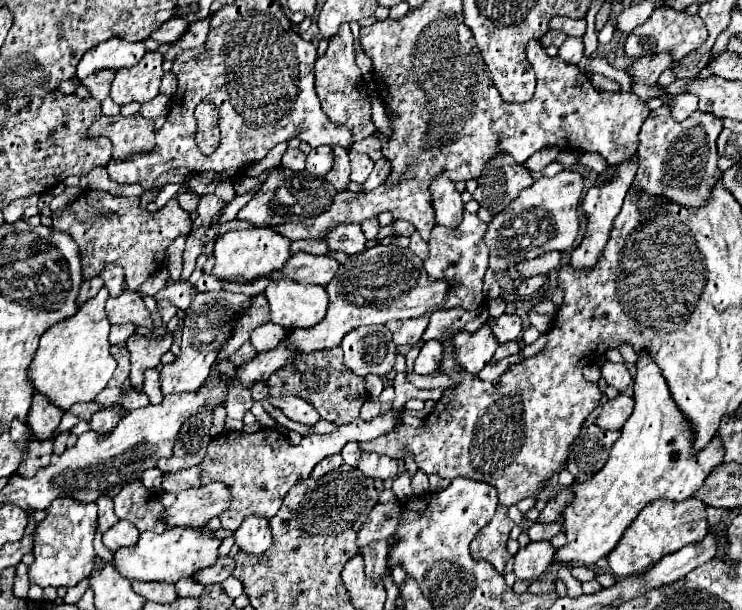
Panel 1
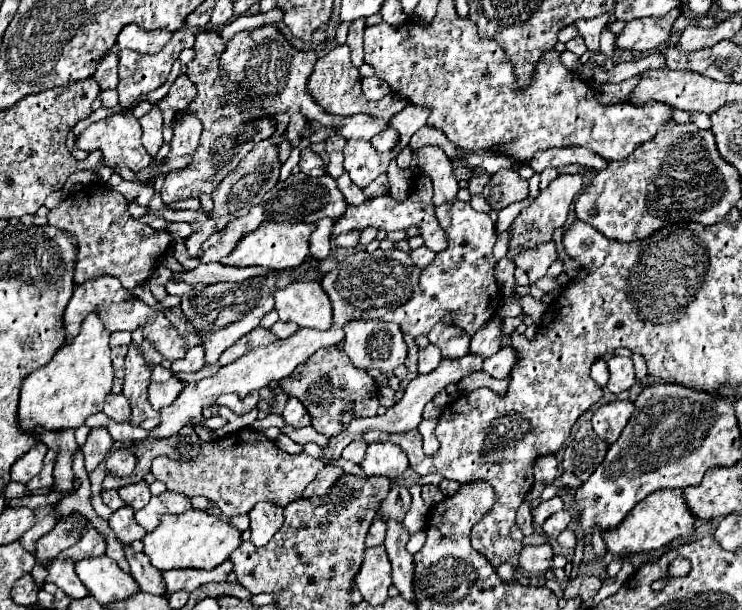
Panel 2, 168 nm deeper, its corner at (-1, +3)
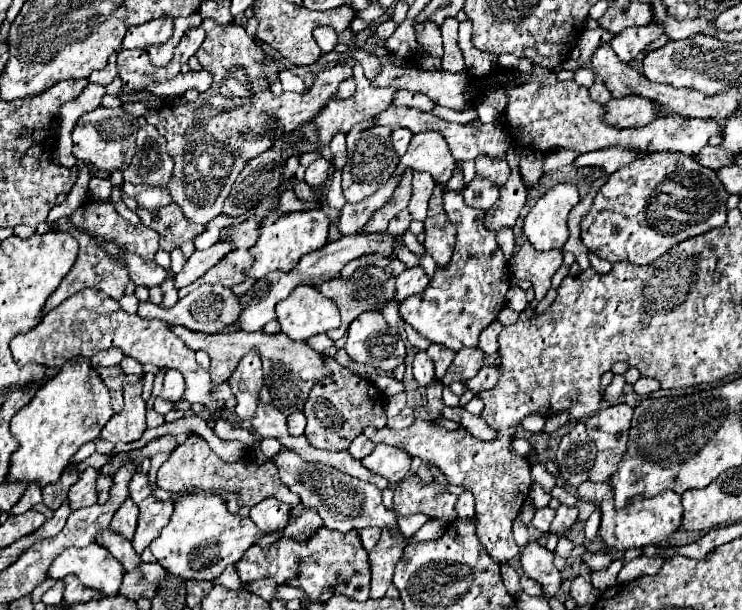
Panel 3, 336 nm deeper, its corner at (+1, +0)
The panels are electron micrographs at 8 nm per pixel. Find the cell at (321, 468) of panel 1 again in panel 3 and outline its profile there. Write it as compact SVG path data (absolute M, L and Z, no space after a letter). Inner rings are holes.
M299 503L291 509L291 519L289 519L287 527L283 529L283 535L307 537L307 533L311 533L311 529L319 529L319 525L323 525L323 521L321 521L317 509L303 507L303 503Z

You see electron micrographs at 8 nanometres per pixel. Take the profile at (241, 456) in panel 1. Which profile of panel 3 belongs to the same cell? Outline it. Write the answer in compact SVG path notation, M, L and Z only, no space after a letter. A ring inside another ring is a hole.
M189 435L185 443L175 447L171 457L157 471L157 487L171 491L175 495L193 495L193 493L199 495L199 493L215 493L215 491L237 493L239 507L253 507L267 497L275 497L287 503L289 507L295 507L299 503L299 497L291 493L279 479L277 463L273 459L265 459L263 465L257 465L251 457L243 455L239 461L227 463L219 459L209 449L207 441L199 435Z

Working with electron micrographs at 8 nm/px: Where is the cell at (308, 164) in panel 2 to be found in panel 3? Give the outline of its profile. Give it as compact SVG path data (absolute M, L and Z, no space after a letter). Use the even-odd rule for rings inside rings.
M319 157L315 159L307 171L305 171L305 183L309 183L311 187L319 187L325 179L327 179L327 171L329 171L331 163L325 159L325 157Z

